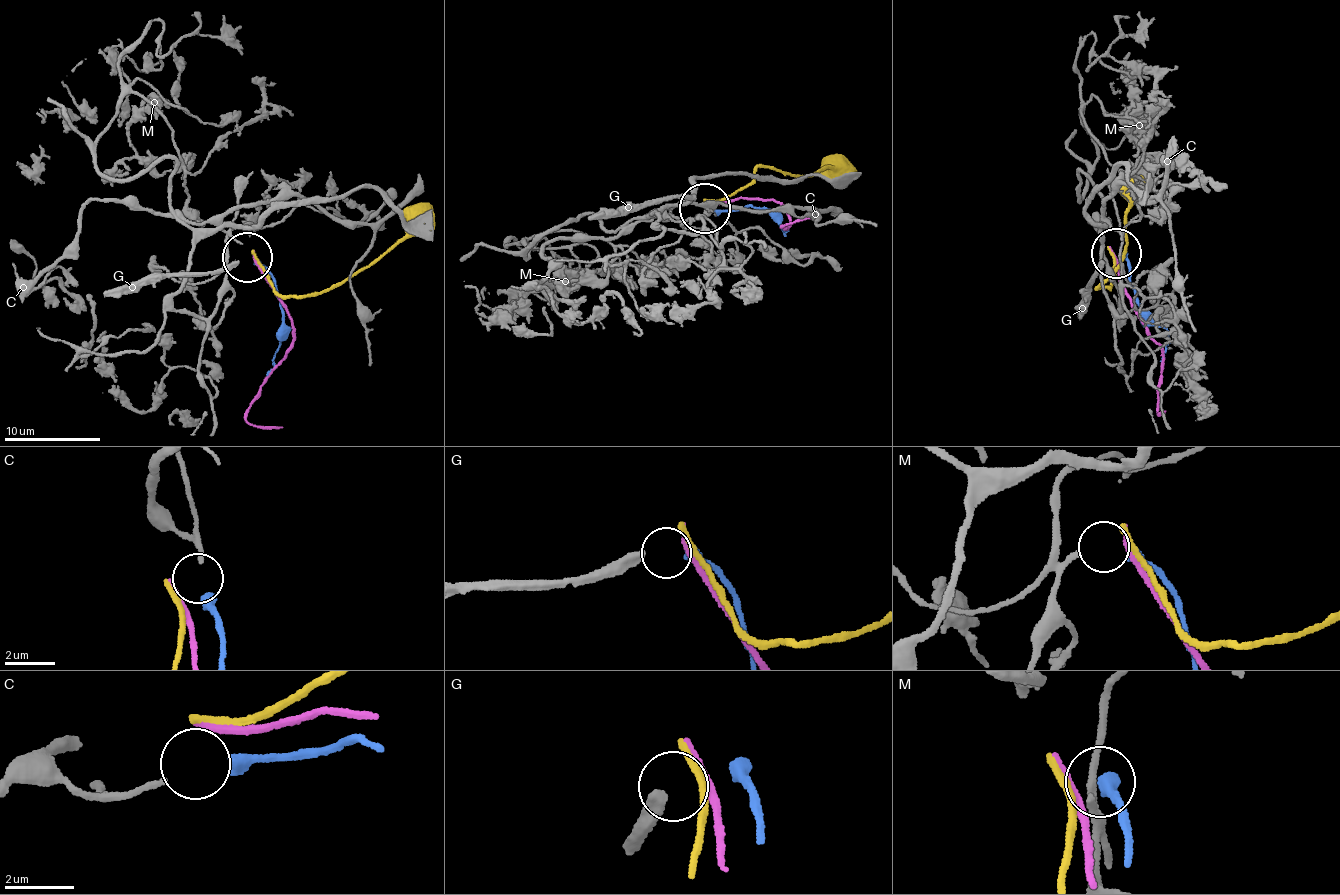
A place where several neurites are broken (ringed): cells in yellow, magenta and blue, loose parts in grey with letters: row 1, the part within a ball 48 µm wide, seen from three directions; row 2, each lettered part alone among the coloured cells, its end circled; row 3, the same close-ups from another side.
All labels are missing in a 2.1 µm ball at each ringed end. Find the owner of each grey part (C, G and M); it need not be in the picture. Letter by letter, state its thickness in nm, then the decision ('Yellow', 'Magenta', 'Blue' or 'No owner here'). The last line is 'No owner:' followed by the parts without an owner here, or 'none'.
C: Thickness 160 nm. Blue
G: Thickness 400 nm. No owner here
M: Thickness 200 nm. No owner here
No owner: G, M

